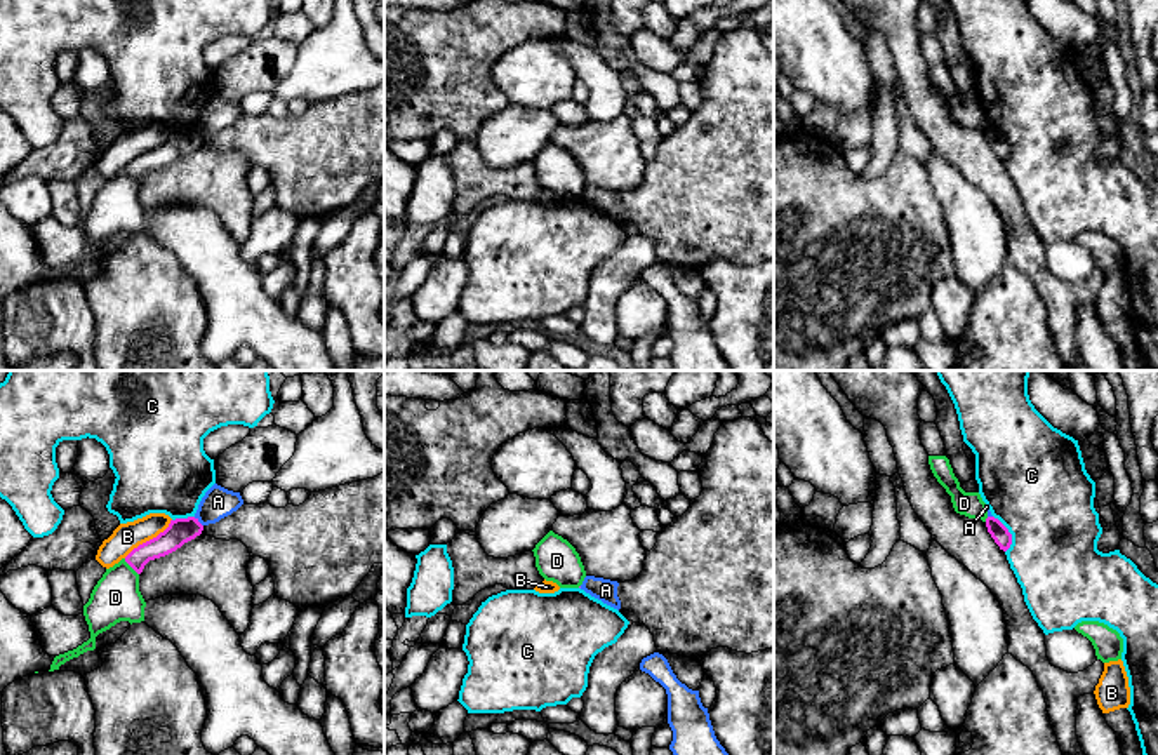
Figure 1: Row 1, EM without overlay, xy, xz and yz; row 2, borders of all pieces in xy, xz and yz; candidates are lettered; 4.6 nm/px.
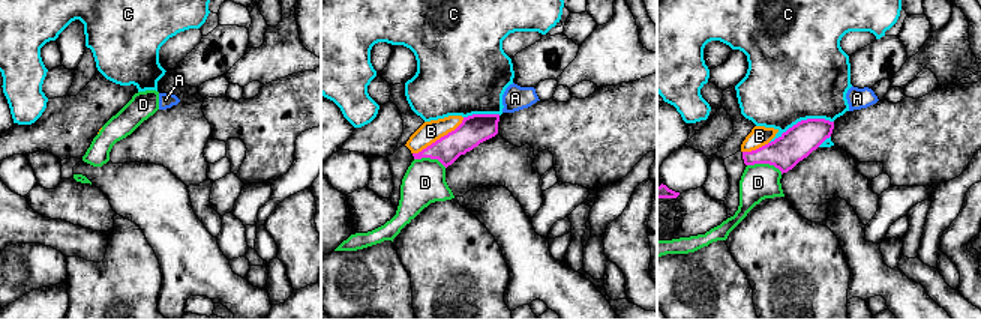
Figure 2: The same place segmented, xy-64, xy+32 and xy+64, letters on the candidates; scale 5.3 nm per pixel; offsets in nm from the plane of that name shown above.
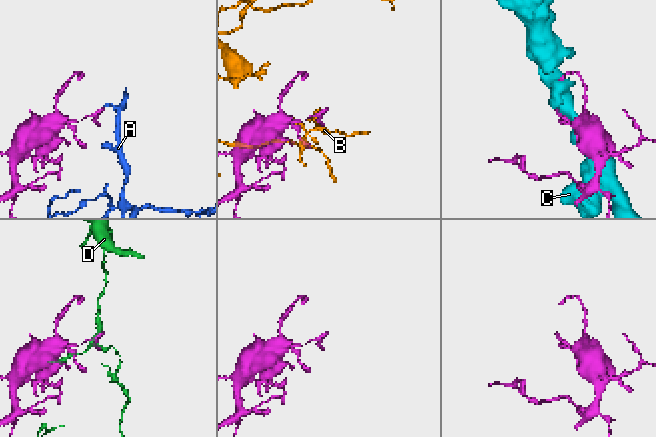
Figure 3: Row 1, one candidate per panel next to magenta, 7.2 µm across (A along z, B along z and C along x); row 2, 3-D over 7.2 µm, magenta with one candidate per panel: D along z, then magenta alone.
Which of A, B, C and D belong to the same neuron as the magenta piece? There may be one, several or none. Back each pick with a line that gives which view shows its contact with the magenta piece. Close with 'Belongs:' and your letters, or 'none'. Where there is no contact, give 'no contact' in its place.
Belongs: none

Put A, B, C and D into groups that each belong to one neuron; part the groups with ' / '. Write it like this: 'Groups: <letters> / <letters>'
Groups: A / B / C / D

